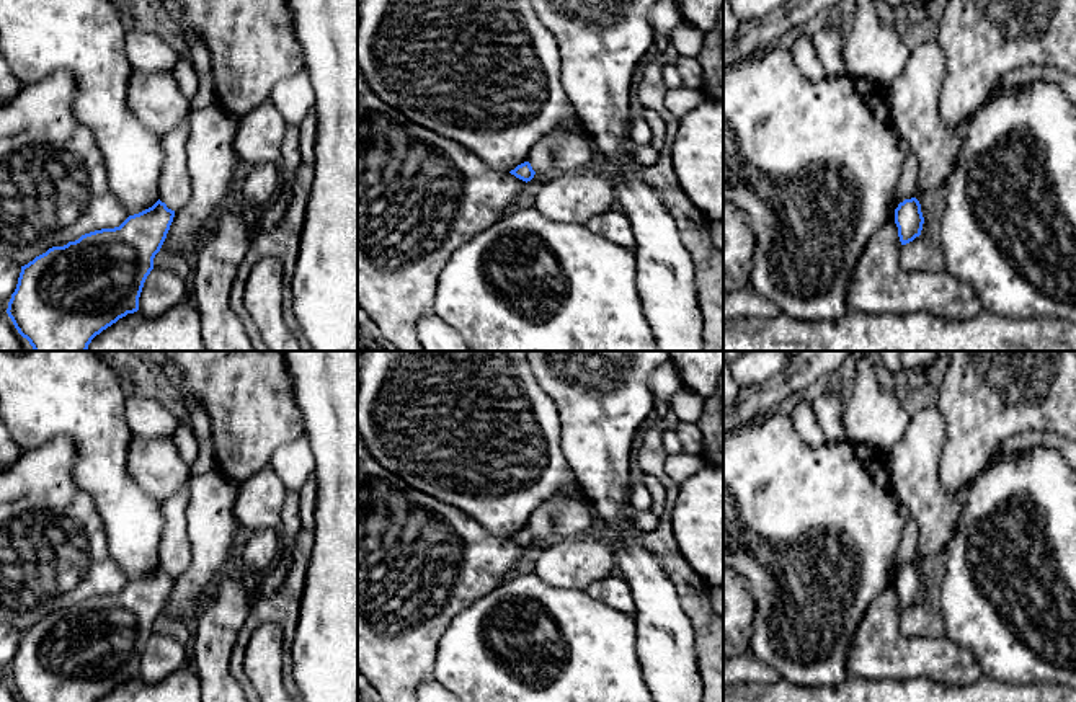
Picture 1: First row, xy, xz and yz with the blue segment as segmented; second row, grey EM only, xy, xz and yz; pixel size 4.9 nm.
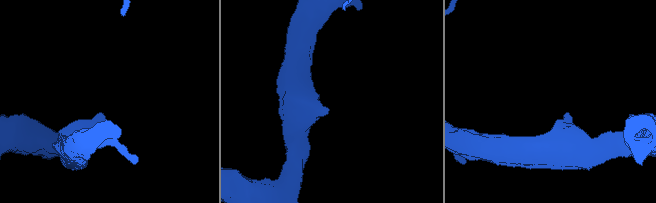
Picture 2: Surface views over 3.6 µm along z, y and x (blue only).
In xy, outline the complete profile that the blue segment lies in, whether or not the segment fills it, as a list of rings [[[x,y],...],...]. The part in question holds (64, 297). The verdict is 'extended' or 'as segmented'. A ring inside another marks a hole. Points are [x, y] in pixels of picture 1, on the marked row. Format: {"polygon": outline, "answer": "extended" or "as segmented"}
{"polygon": [[[158,199],[152,207],[129,215],[119,227],[85,233],[21,266],[7,309],[18,333],[34,351],[87,351],[96,335],[139,310],[144,282],[173,217],[175,211]]], "answer": "as segmented"}

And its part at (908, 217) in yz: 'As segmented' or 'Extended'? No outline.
As segmented

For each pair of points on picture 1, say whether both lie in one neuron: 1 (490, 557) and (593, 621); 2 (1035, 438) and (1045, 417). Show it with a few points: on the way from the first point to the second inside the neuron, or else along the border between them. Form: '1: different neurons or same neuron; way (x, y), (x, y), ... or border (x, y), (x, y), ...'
1: different neurons; border (505, 580), (474, 603)
2: different neurons; border (1058, 433), (1019, 431), (1003, 441)

